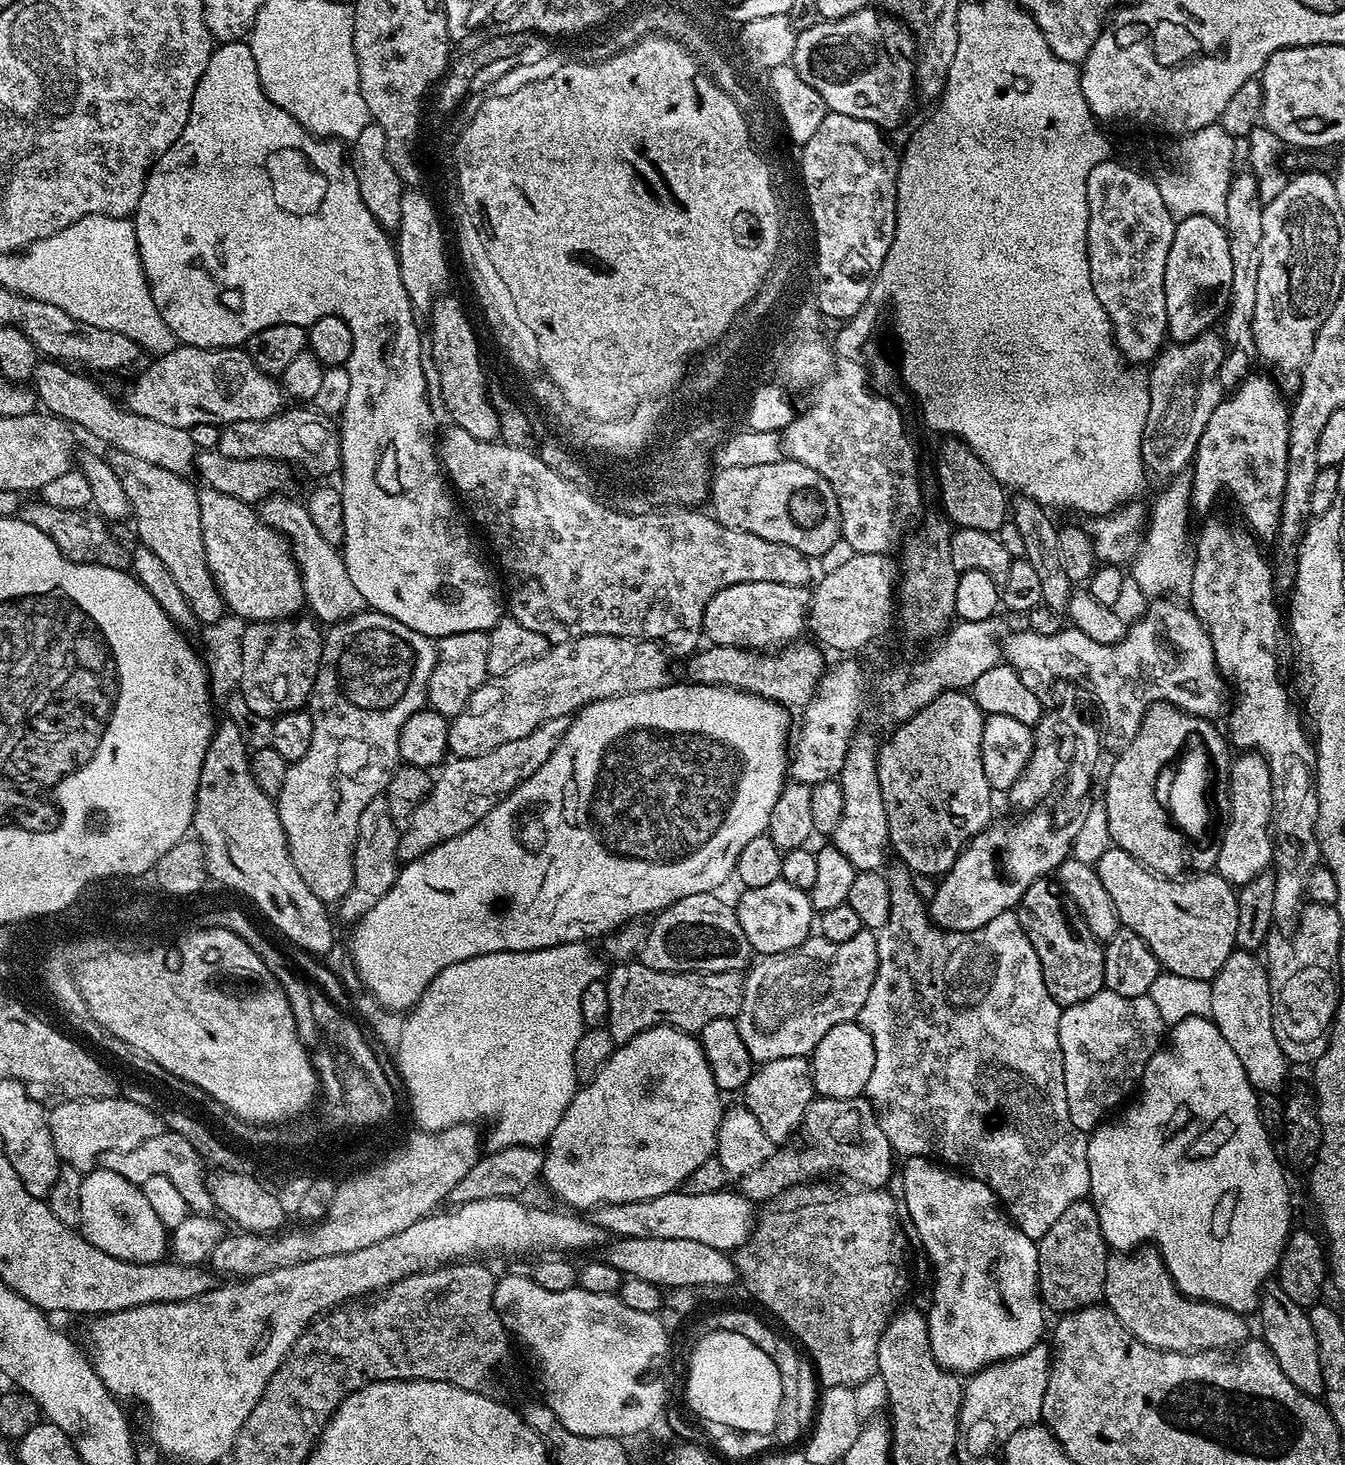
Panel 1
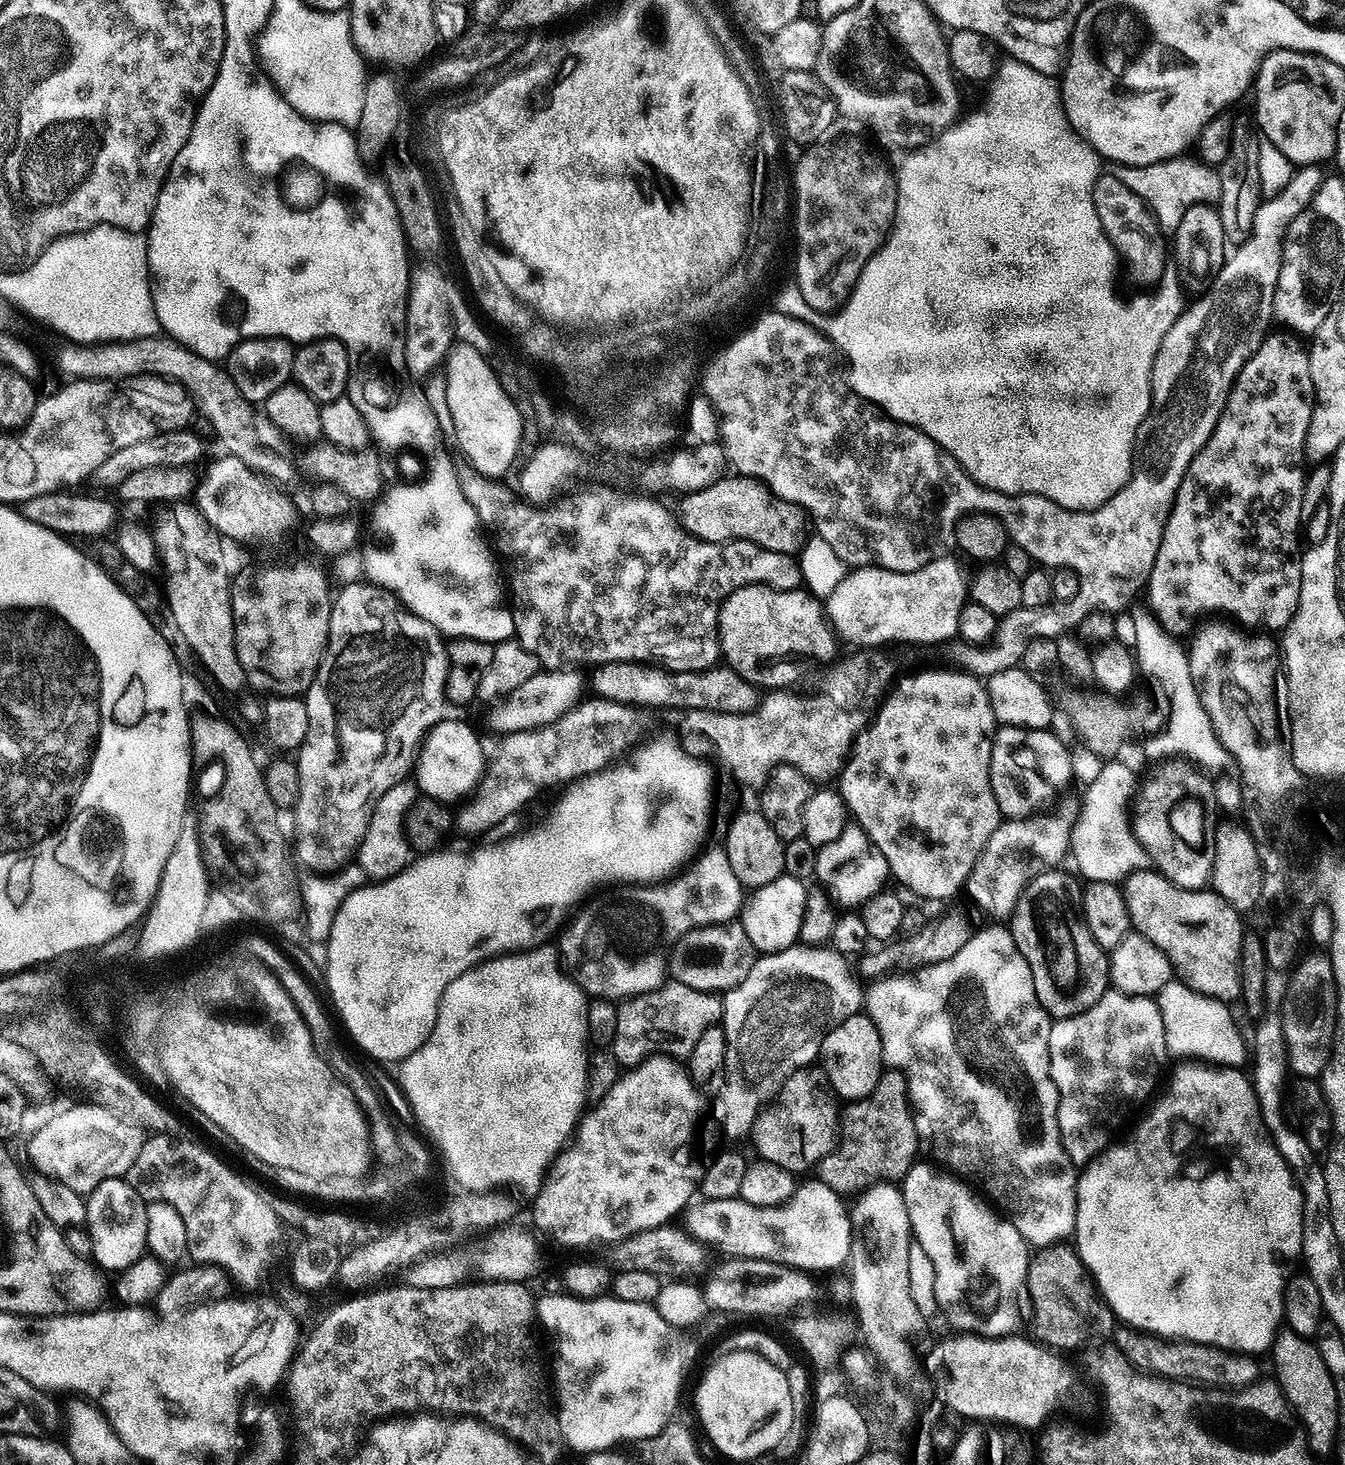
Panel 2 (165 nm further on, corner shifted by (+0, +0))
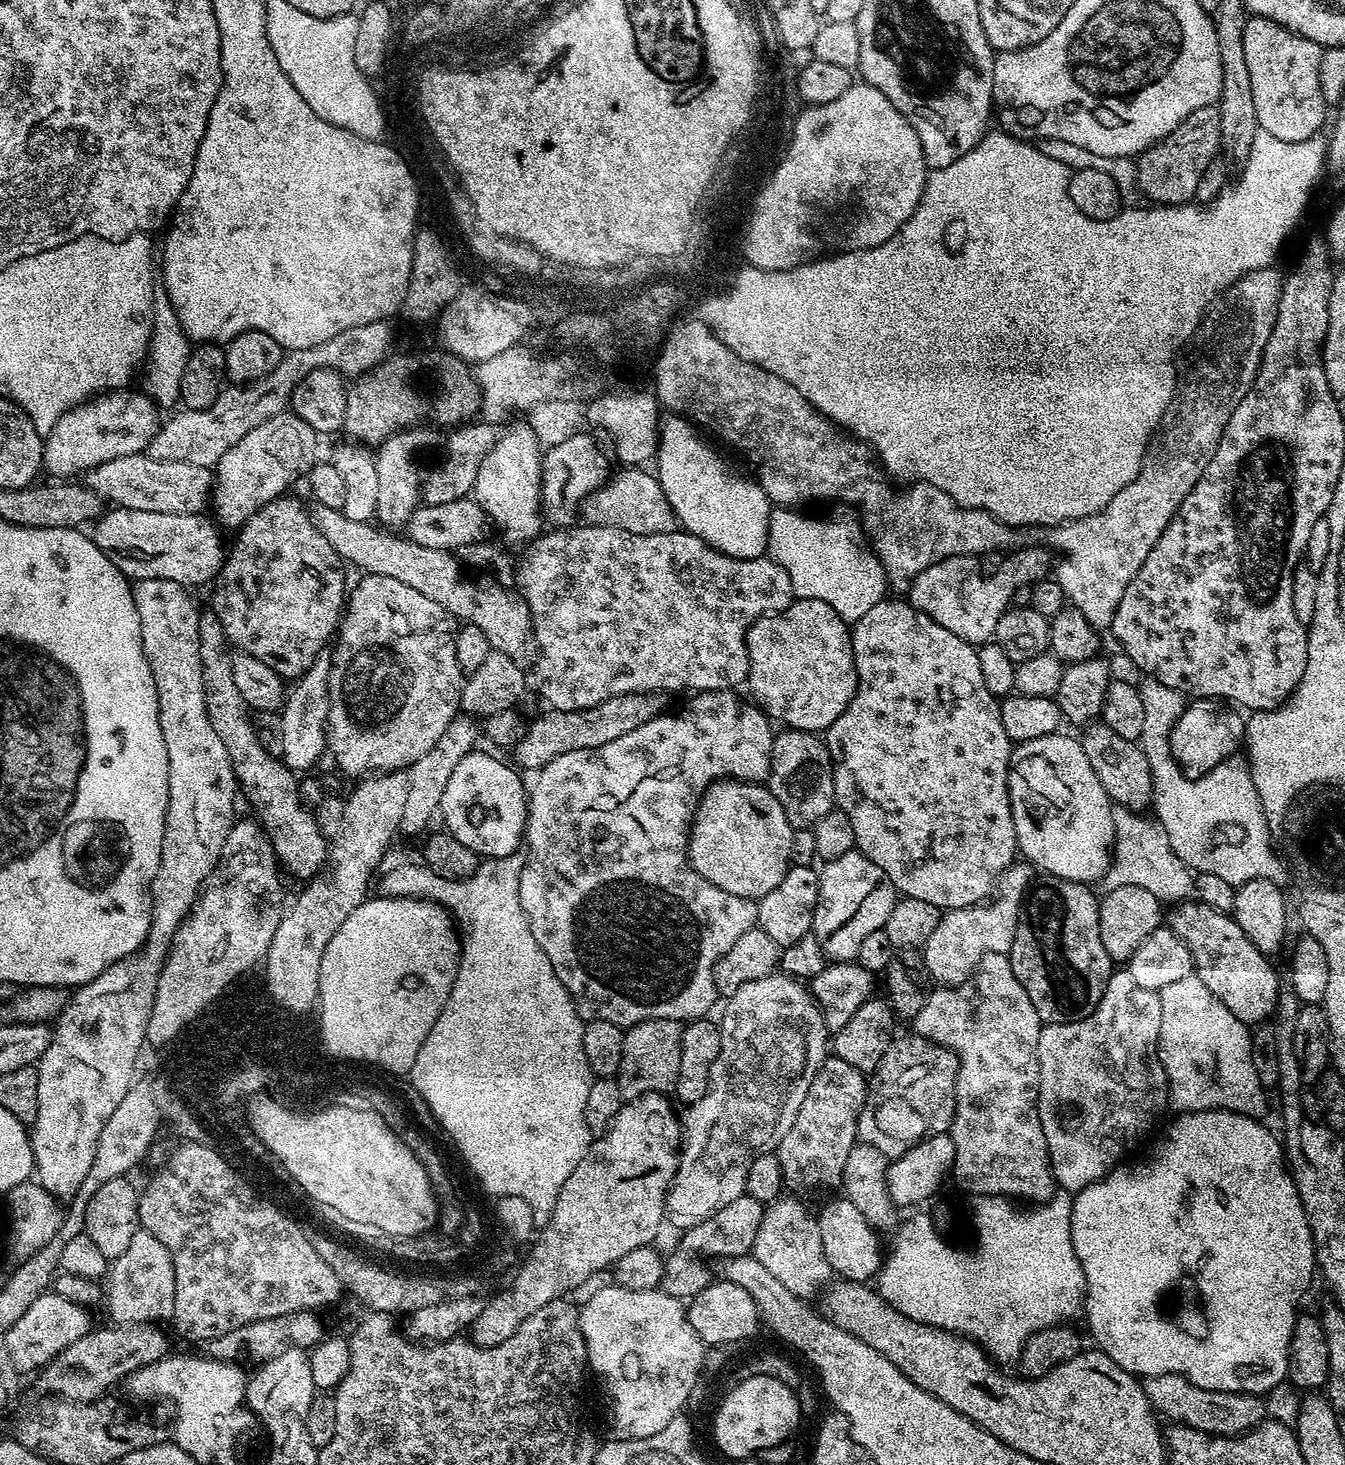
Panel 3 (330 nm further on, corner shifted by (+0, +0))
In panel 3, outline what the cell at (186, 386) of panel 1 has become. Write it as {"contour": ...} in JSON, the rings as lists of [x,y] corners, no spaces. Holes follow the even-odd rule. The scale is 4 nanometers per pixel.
{"contour":[[[112,390],[107,394],[101,394],[83,404],[72,408],[52,428],[52,432],[44,442],[43,467],[53,472],[56,478],[72,478],[75,472],[86,474],[91,468],[97,468],[100,464],[110,462],[114,458],[123,456],[135,456],[143,453],[148,443],[160,431],[162,417],[161,409],[155,400],[143,391],[128,392],[129,390]]]}

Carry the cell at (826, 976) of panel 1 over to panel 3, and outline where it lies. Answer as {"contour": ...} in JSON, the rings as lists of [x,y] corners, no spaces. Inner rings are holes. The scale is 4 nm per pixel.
{"contour":[[[773,974],[763,976],[754,982],[746,982],[727,1001],[724,1008],[724,1017],[719,1017],[718,1027],[720,1030],[720,1049],[718,1058],[714,1058],[714,1066],[710,1070],[708,1079],[708,1089],[704,1091],[704,1096],[698,1098],[698,1102],[687,1105],[682,1112],[682,1143],[678,1153],[678,1163],[676,1172],[672,1175],[672,1183],[668,1186],[668,1194],[664,1197],[664,1206],[669,1217],[677,1216],[676,1224],[680,1230],[693,1228],[697,1222],[709,1217],[714,1212],[721,1212],[734,1198],[745,1195],[746,1174],[750,1162],[761,1152],[769,1151],[787,1132],[790,1126],[794,1126],[794,1118],[802,1106],[802,1098],[806,1098],[806,1090],[810,1090],[810,1082],[814,1082],[816,1072],[826,1059],[826,1053],[830,1048],[830,1033],[824,1024],[824,1016],[820,1013],[820,1007],[816,1004],[811,991],[801,981],[793,976],[783,974]]]}

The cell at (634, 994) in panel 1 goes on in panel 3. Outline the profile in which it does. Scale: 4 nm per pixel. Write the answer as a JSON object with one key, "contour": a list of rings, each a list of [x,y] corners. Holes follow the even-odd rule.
{"contour":[[[666,1018],[638,1022],[633,1028],[625,1031],[620,1071],[614,1077],[625,1101],[630,1101],[635,1096],[645,1096],[648,1092],[664,1094],[675,1085],[678,1078],[678,1062],[682,1054],[683,1033],[684,1024],[681,1021]]]}

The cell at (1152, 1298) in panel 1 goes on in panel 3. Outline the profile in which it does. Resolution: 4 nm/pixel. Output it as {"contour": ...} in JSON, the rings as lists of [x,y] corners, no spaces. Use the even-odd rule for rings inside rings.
{"contour":[[[1163,1372],[1157,1376],[1146,1376],[1142,1380],[1144,1393],[1157,1413],[1170,1416],[1179,1424],[1197,1428],[1220,1436],[1239,1436],[1255,1428],[1265,1419],[1265,1397],[1260,1394],[1245,1394],[1239,1390],[1217,1390],[1199,1388],[1180,1372]]]}

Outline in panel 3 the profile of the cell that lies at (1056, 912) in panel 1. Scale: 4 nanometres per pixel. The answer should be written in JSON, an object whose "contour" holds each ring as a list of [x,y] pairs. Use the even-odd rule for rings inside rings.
{"contour":[[[1040,874],[1028,885],[1016,923],[1010,959],[1014,978],[1022,982],[1026,998],[1034,1002],[1034,1010],[1044,1024],[1069,1024],[1089,1016],[1098,1006],[1114,971],[1114,961],[1102,946],[1100,929],[1100,900],[1087,884],[1063,880],[1057,876]]]}

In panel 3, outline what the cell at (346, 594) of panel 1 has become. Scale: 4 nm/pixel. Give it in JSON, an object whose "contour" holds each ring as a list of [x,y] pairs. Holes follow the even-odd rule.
{"contour":[[[137,454],[114,458],[91,468],[86,473],[86,486],[105,501],[113,500],[111,503],[117,508],[191,516],[203,513],[204,503],[207,500],[209,503],[214,492],[214,472],[211,467],[178,461],[155,461],[146,454]]]}

